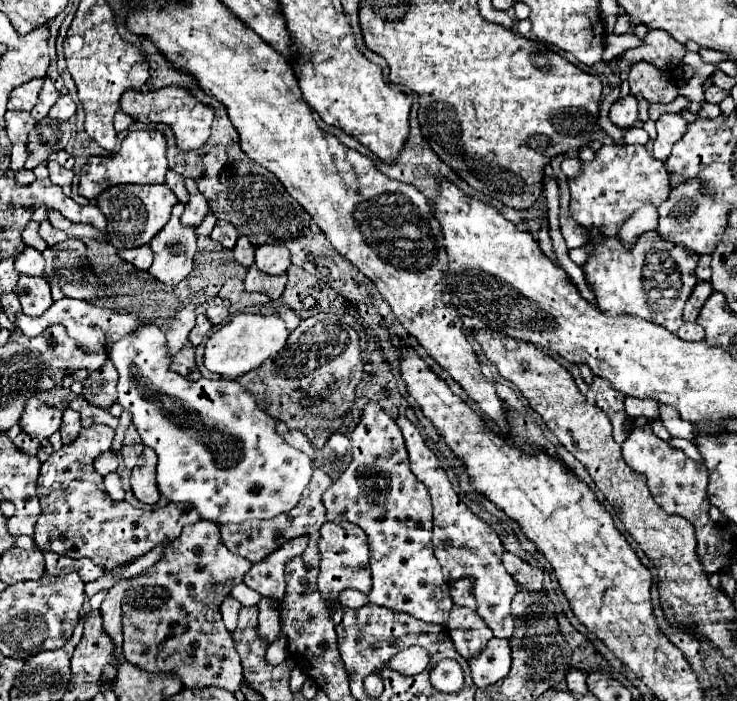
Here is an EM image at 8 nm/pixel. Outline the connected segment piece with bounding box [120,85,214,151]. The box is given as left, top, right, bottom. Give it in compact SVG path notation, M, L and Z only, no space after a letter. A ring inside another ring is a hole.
M176 85L158 89L158 91L150 91L150 93L128 91L120 99L120 109L122 113L130 115L134 121L140 121L140 123L166 123L174 131L178 149L184 149L184 151L200 149L208 141L210 127L214 121L212 107L200 103L194 95L190 95L186 89L176 87Z

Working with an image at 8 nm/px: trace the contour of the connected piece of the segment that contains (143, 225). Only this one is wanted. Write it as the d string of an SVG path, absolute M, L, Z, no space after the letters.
M120 185L104 191L96 205L104 213L108 221L108 239L116 249L132 249L146 245L154 239L154 235L168 223L170 211L176 205L176 195L168 189L168 185Z

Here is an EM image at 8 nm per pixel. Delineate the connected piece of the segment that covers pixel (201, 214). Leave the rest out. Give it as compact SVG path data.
M186 179L186 189L190 193L190 201L188 201L180 221L182 221L182 225L198 227L204 221L204 217L208 215L208 203L204 201L204 195L196 189L196 183L192 179Z

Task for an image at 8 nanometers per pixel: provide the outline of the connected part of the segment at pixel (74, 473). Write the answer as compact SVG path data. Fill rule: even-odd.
M104 424L82 429L74 443L54 451L48 461L42 463L36 483L42 505L34 535L36 545L52 549L58 555L68 555L72 559L88 557L106 571L132 563L160 543L174 541L182 527L188 523L188 513L190 525L200 521L198 511L192 509L190 503L168 503L164 507L152 505L152 509L146 511L138 511L132 505L114 503L104 489L102 475L92 467L94 457L108 451L112 439L114 429Z

